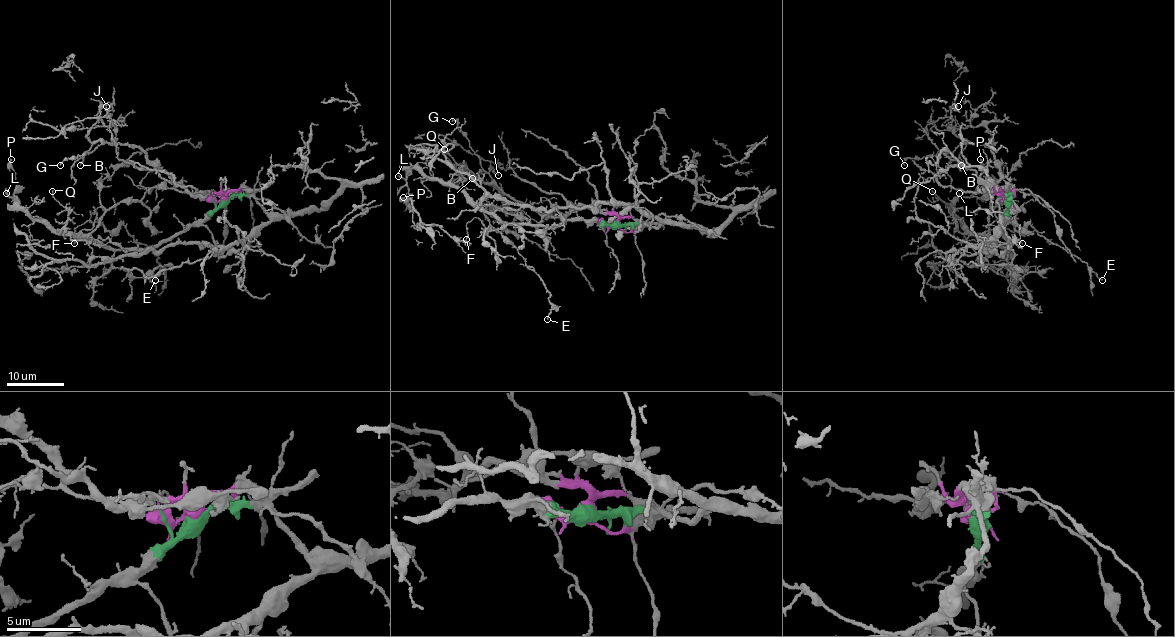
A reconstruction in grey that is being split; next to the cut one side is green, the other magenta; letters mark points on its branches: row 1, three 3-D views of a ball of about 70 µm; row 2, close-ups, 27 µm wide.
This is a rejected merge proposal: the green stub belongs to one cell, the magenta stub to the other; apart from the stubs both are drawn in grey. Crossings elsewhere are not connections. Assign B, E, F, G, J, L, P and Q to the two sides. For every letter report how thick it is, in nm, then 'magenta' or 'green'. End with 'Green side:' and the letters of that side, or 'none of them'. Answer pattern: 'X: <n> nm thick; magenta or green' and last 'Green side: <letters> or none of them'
B: 120 nm thick; magenta
E: 110 nm thick; green
F: 130 nm thick; green
G: 120 nm thick; magenta
J: 110 nm thick; magenta
L: 110 nm thick; green
P: 240 nm thick; green
Q: 120 nm thick; green
Green side: E, F, L, P, Q

